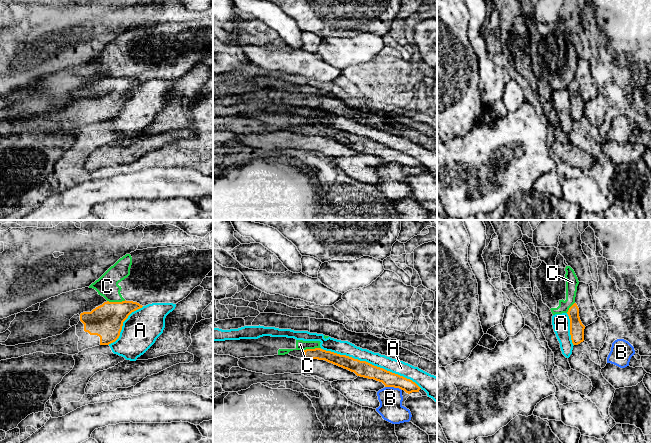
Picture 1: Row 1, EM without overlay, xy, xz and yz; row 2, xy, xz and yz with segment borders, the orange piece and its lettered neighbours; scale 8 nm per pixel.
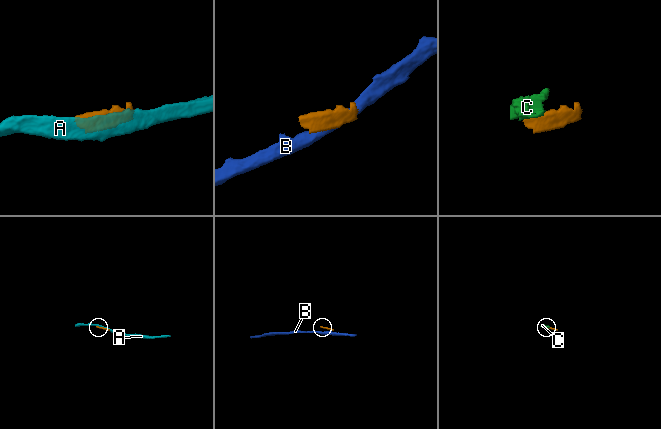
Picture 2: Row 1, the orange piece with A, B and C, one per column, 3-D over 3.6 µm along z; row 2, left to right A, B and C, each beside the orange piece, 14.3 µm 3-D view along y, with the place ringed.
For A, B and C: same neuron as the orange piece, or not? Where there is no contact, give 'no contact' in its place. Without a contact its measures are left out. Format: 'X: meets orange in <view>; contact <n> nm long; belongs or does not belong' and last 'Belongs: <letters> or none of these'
A: meets orange in xz; contact 900 nm long; does not belong
B: meets orange in xz; contact 140 nm long; does not belong
C: meets orange in xy; contact 150 nm long; does not belong
Belongs: none of these

